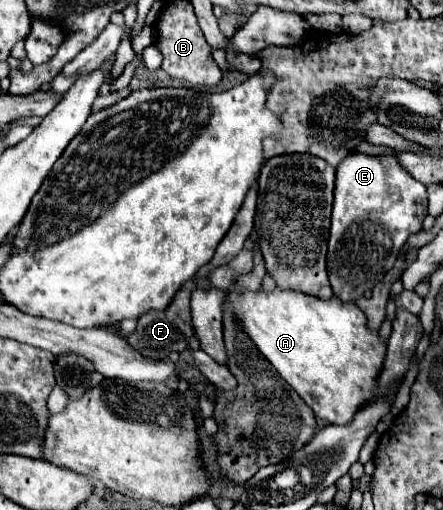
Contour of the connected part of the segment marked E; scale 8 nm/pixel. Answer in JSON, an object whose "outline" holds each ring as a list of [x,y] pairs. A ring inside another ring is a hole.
{"outline":[[[351,153],[351,157],[343,159],[337,167],[337,181],[335,181],[335,203],[333,203],[333,217],[331,217],[331,237],[329,237],[329,253],[327,253],[327,269],[329,269],[329,281],[331,281],[331,287],[333,287],[333,293],[341,299],[341,301],[355,301],[357,297],[361,297],[367,289],[373,289],[381,279],[383,275],[395,265],[395,259],[399,255],[399,249],[405,245],[405,241],[413,235],[413,233],[419,233],[421,227],[423,227],[423,219],[427,217],[427,191],[425,187],[415,181],[409,173],[405,173],[405,169],[399,165],[397,157],[395,155],[365,155],[365,153]],[[377,229],[389,233],[391,235],[397,235],[399,233],[399,245],[387,245],[387,243],[377,243]]]}

